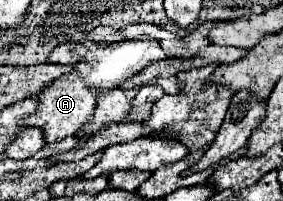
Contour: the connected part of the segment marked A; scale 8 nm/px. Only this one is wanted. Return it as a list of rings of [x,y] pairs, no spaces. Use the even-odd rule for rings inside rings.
[[[154,38],[124,40],[116,44],[106,44],[106,46],[90,40],[85,40],[83,44],[88,49],[84,60],[74,66],[74,72],[60,76],[54,84],[50,84],[50,88],[44,88],[42,94],[38,96],[42,100],[42,108],[26,116],[26,126],[42,128],[46,142],[58,142],[66,136],[76,136],[84,128],[84,124],[90,120],[90,116],[94,116],[98,92],[112,90],[120,86],[124,80],[128,80],[130,76],[142,72],[148,64],[168,58],[166,50]]]

